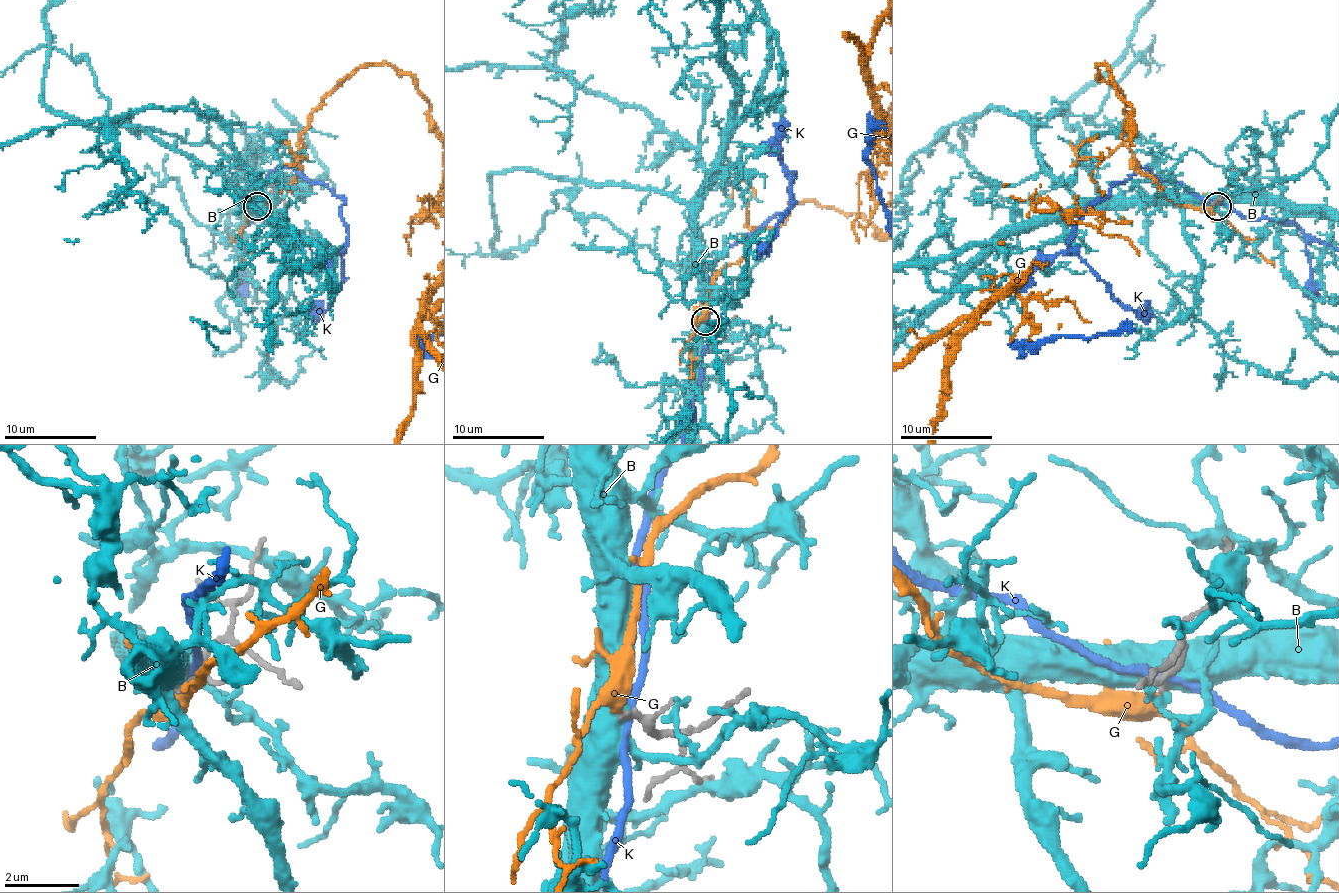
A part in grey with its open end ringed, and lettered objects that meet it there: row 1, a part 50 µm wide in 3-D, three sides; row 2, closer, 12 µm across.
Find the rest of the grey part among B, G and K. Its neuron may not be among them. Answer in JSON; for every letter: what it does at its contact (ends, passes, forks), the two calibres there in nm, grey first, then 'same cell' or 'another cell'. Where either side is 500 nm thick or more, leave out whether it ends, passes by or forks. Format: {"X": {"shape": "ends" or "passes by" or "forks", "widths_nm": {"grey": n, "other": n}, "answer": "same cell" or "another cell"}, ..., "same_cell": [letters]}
{"B": {"widths_nm": {"grey": 200, "other": 550}, "answer": "another cell"}, "G": {"shape": "passes by", "widths_nm": {"grey": 150, "other": 360}, "answer": "same cell"}, "K": {"shape": "passes by", "widths_nm": {"grey": 240, "other": 240}, "answer": "another cell"}, "same_cell": ["G"]}

